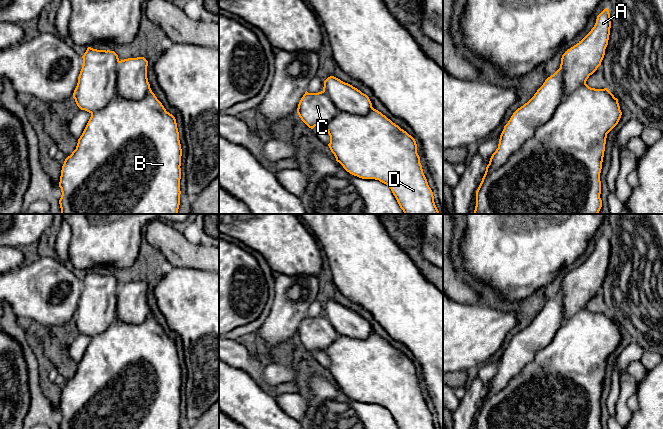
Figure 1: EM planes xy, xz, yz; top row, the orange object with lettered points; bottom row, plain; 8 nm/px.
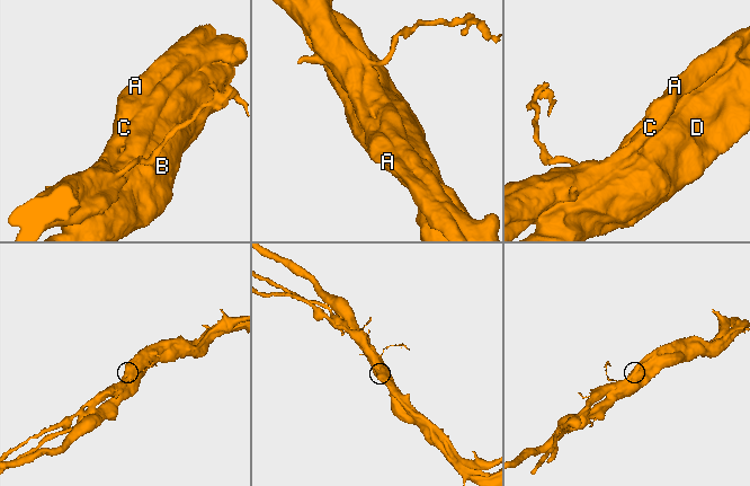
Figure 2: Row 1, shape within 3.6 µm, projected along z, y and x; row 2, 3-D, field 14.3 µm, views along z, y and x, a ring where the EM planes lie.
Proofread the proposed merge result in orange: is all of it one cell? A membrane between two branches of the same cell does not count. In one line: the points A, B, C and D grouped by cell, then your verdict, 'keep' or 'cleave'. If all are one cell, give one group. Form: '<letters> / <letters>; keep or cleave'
A C / B D; cleave

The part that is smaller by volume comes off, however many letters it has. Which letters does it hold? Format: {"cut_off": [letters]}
{"cut_off": ["A", "C"]}

